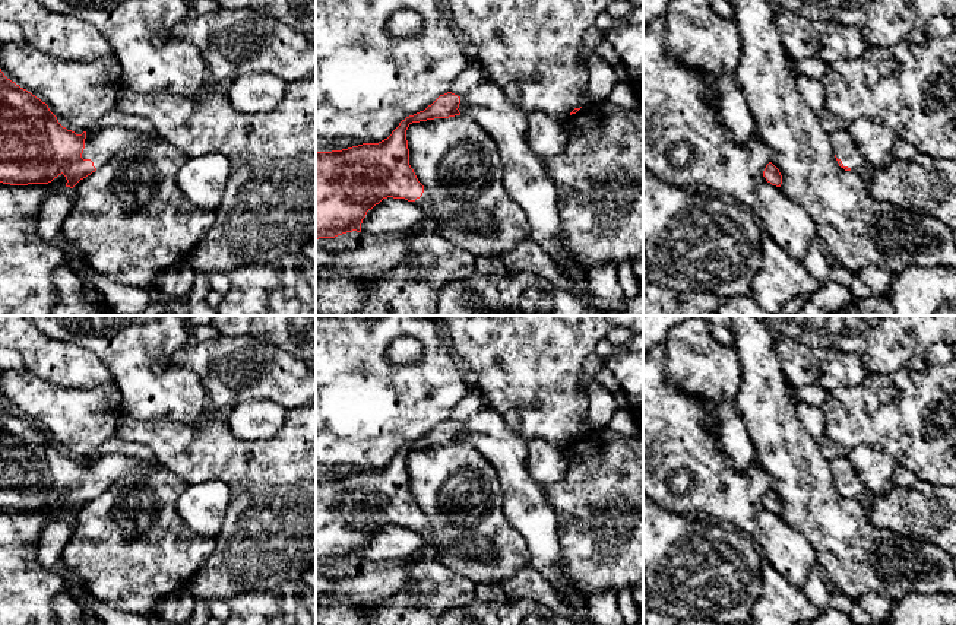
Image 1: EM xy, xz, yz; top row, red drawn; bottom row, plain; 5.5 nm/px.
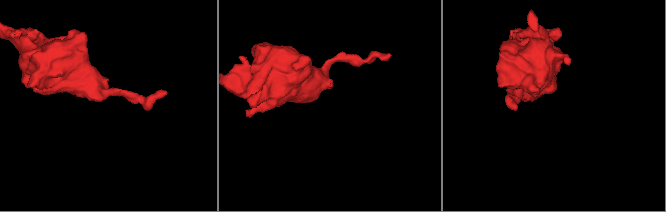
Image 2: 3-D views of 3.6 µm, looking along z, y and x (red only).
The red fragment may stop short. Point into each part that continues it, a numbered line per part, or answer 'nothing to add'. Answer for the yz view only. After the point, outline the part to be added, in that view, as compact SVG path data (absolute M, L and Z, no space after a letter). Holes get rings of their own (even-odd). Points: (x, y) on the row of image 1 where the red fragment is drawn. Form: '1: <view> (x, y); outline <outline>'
1: yz (845, 149); outline M841 129L830 133L835 155L842 161L843 166L848 166L851 171L865 172L865 159L858 150L852 136L848 129Z

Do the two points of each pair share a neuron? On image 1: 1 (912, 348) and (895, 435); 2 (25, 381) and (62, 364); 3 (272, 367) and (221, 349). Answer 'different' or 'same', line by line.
1: different
2: different
3: same

